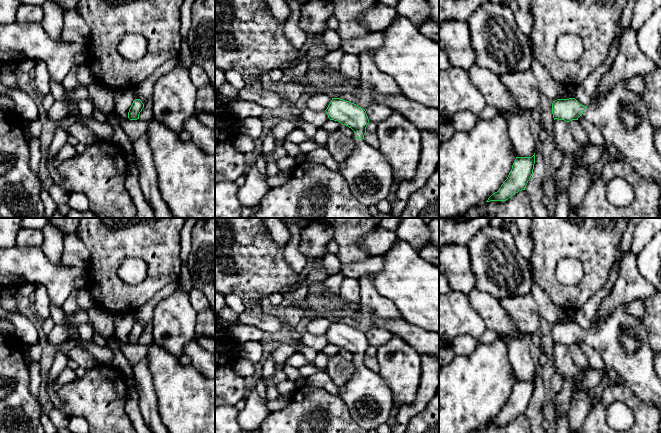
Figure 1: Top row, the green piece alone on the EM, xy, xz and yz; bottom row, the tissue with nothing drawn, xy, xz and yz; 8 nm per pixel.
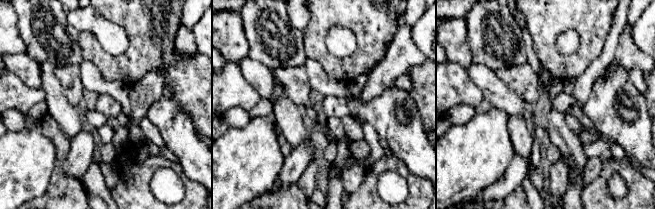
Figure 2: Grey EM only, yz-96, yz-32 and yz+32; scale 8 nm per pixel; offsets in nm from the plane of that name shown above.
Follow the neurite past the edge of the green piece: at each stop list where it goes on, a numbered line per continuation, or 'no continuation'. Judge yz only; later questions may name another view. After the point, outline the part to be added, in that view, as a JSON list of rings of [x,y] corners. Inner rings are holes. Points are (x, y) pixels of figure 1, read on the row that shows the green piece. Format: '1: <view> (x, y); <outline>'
1: yz (620, 115); [[[618,81],[604,96],[592,102],[581,117],[600,131],[607,145],[616,147],[639,176],[661,182],[661,155],[654,145],[655,131],[647,107],[639,94],[627,88],[627,81]]]

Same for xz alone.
1: xz (369, 176); [[[355,135],[353,138],[354,151],[340,163],[339,173],[360,203],[367,207],[377,205],[390,193],[394,181],[392,168],[378,148]]]

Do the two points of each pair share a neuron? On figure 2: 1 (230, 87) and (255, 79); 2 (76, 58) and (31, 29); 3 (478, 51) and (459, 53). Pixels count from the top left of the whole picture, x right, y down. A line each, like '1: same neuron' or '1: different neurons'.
1: different neurons
2: same neuron
3: different neurons

